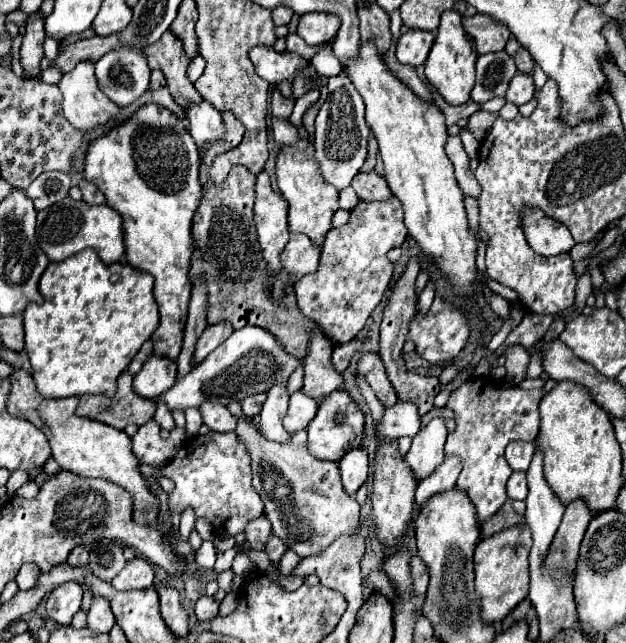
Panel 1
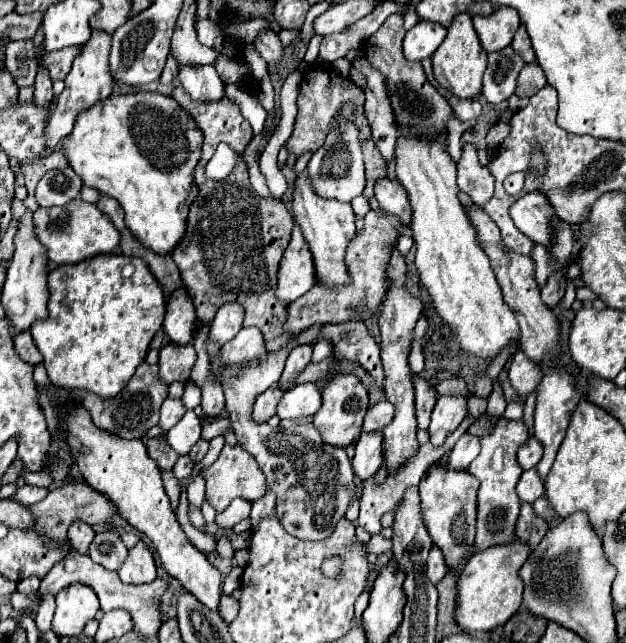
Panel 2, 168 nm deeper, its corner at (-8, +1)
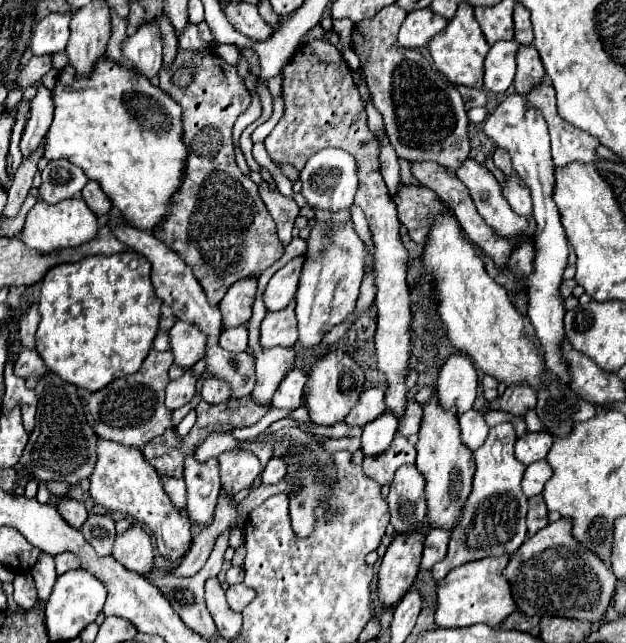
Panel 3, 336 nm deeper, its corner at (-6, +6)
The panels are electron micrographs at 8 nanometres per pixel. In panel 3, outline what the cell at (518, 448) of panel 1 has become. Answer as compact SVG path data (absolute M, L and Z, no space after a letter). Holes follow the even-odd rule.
M544 430L540 432L526 432L516 440L516 458L522 460L526 466L546 458L550 446L552 446L552 436Z

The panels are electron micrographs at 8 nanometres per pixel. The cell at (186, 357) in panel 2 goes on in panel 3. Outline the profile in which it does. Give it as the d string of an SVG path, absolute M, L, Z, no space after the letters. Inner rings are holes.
M176 320L176 324L170 328L170 344L174 364L182 368L194 366L206 354L206 334L194 326L194 322Z

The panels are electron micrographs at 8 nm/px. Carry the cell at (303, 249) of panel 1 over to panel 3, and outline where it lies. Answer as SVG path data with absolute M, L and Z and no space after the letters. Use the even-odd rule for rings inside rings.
M294 258L270 278L270 282L264 290L264 306L268 312L282 310L290 304L290 300L294 298L294 294L298 290L302 264L304 264L302 258Z

